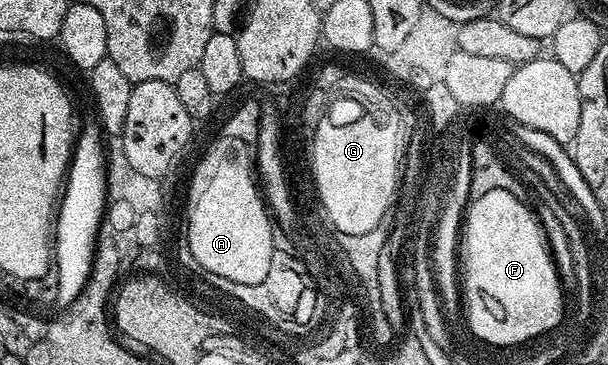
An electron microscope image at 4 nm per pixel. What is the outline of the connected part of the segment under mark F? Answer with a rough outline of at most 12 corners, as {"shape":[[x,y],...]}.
{"shape":[[466,206],[466,328],[511,346],[559,327],[565,290],[532,206]]}

